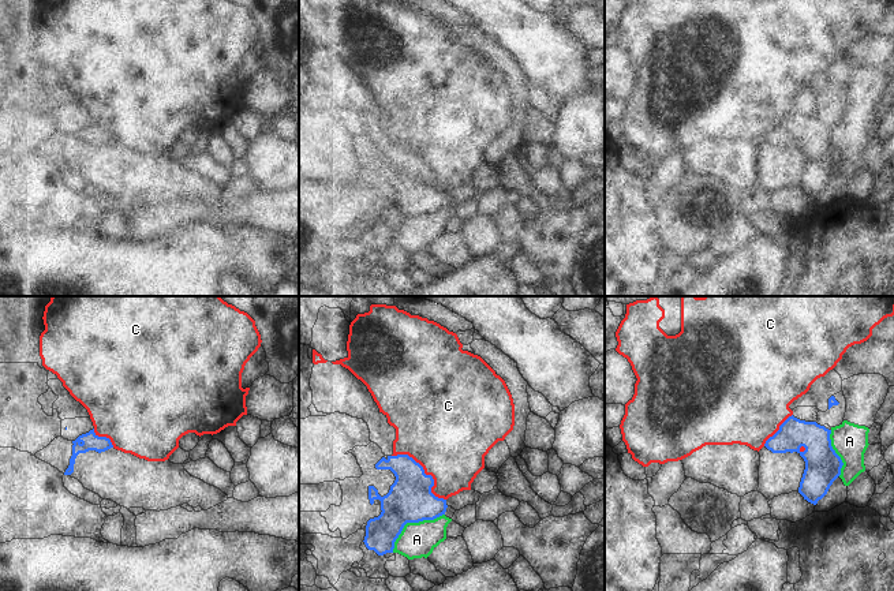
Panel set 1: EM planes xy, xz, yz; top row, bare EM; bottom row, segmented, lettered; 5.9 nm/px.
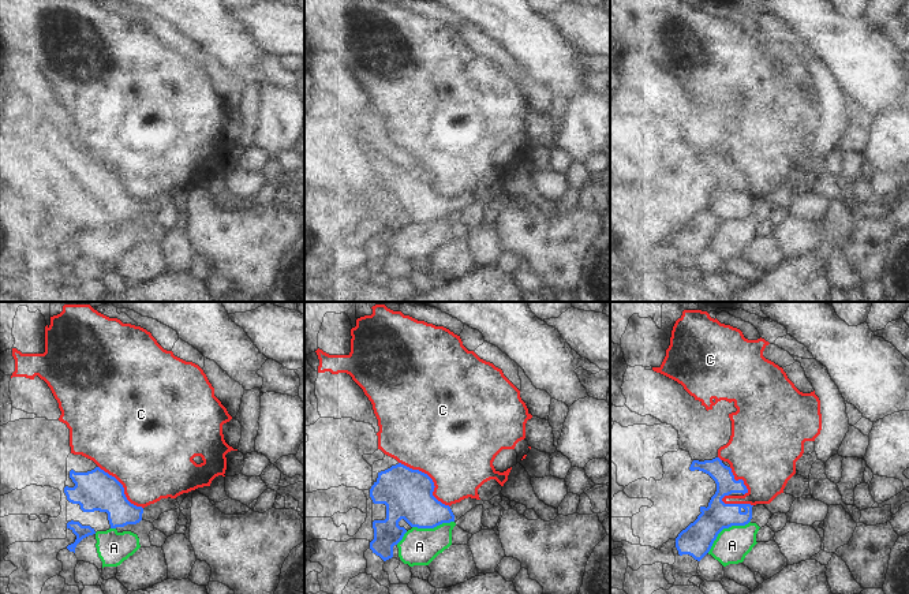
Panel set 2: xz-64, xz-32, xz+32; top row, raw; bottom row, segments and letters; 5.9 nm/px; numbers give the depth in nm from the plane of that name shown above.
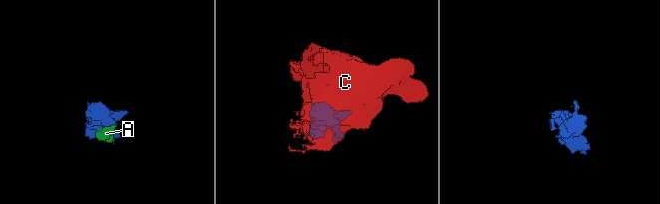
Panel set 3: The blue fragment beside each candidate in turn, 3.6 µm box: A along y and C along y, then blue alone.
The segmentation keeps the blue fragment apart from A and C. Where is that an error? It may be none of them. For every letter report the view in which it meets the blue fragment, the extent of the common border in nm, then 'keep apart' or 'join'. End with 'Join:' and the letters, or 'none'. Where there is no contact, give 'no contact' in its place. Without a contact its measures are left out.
A: contact in xz; length 380 nm; keep apart
C: contact in xz; length 420 nm; keep apart
Join: none

